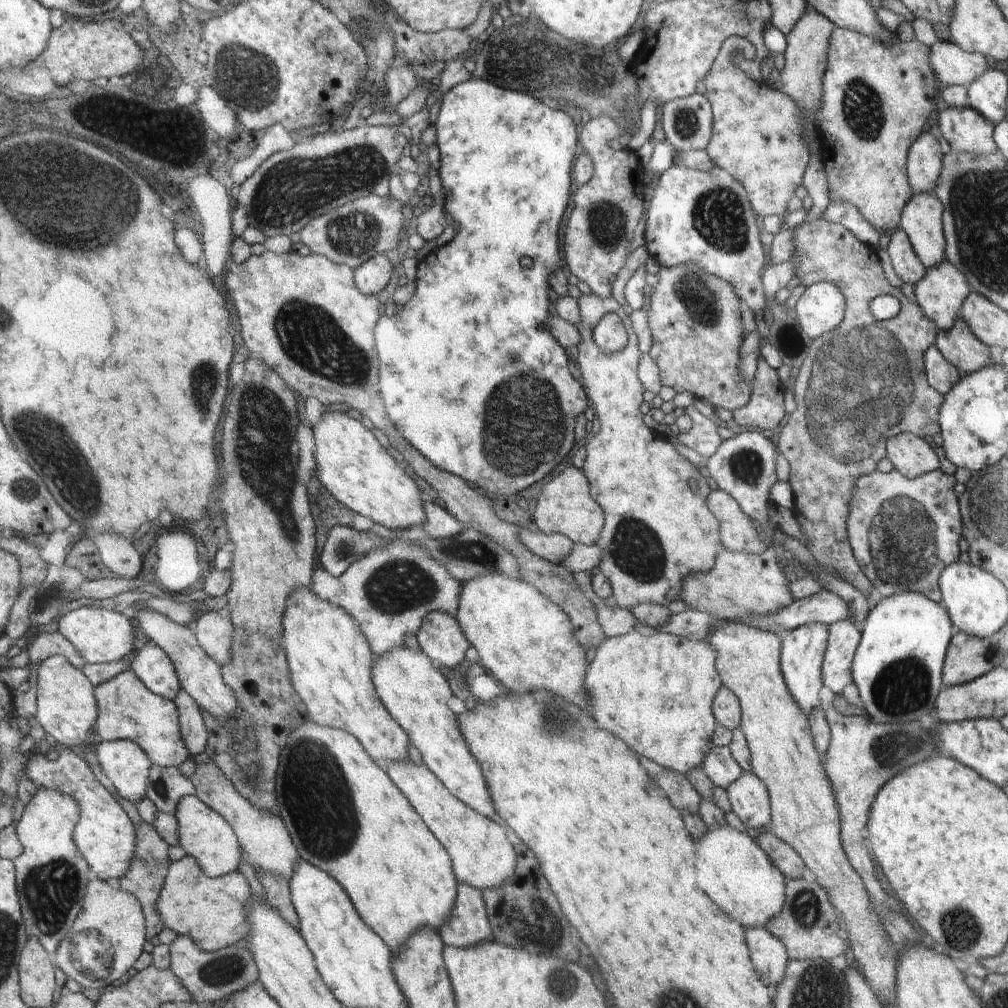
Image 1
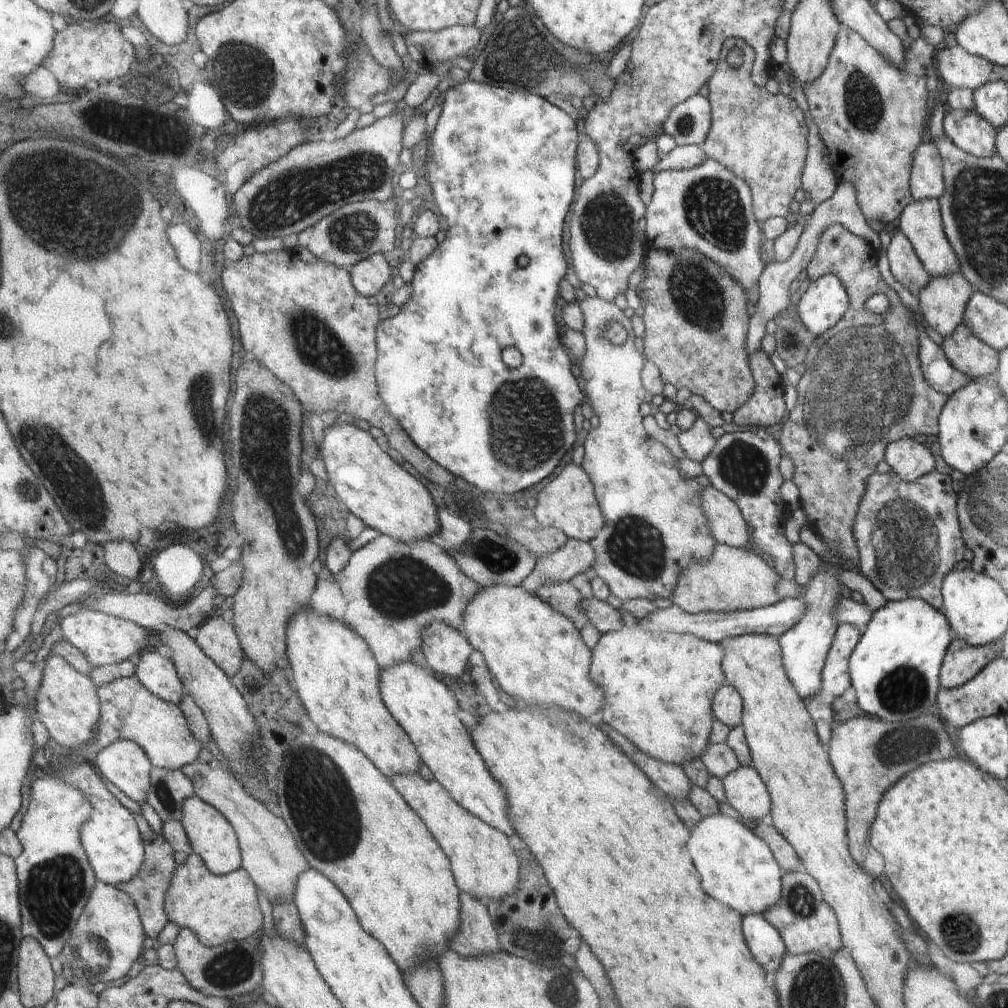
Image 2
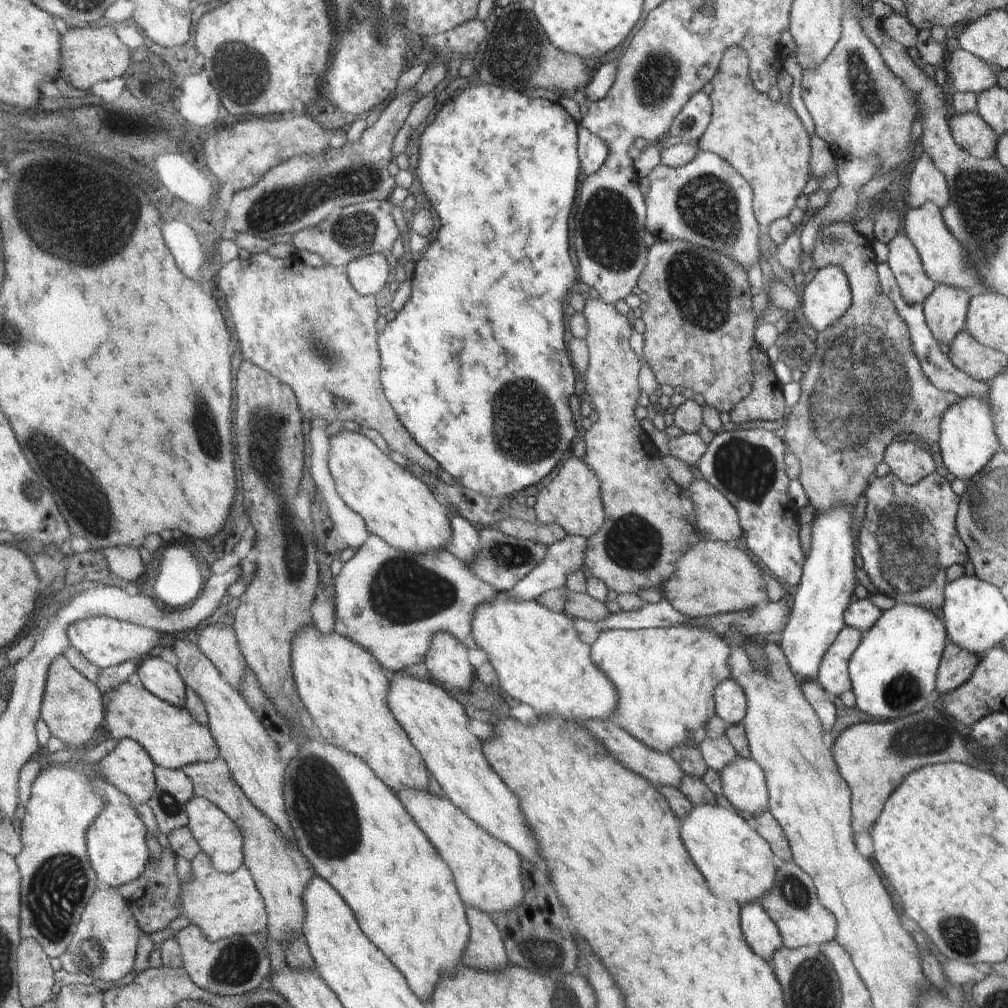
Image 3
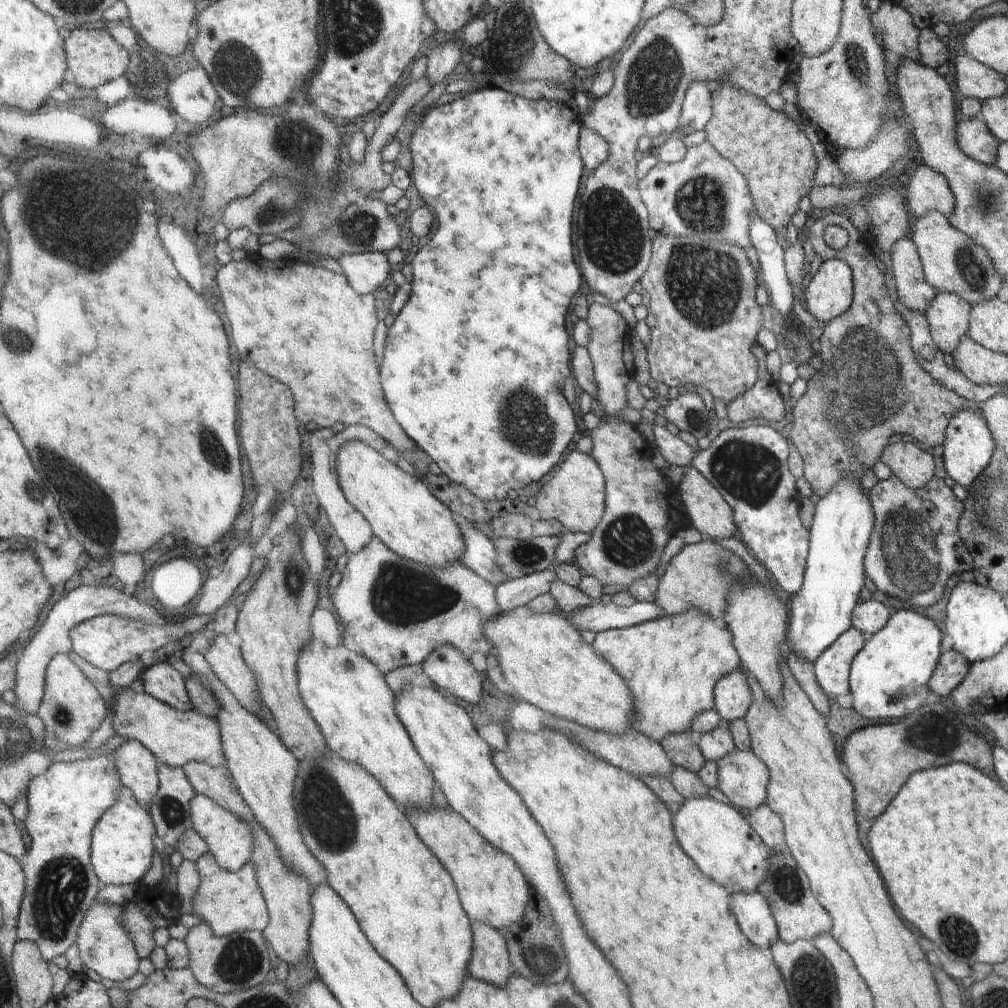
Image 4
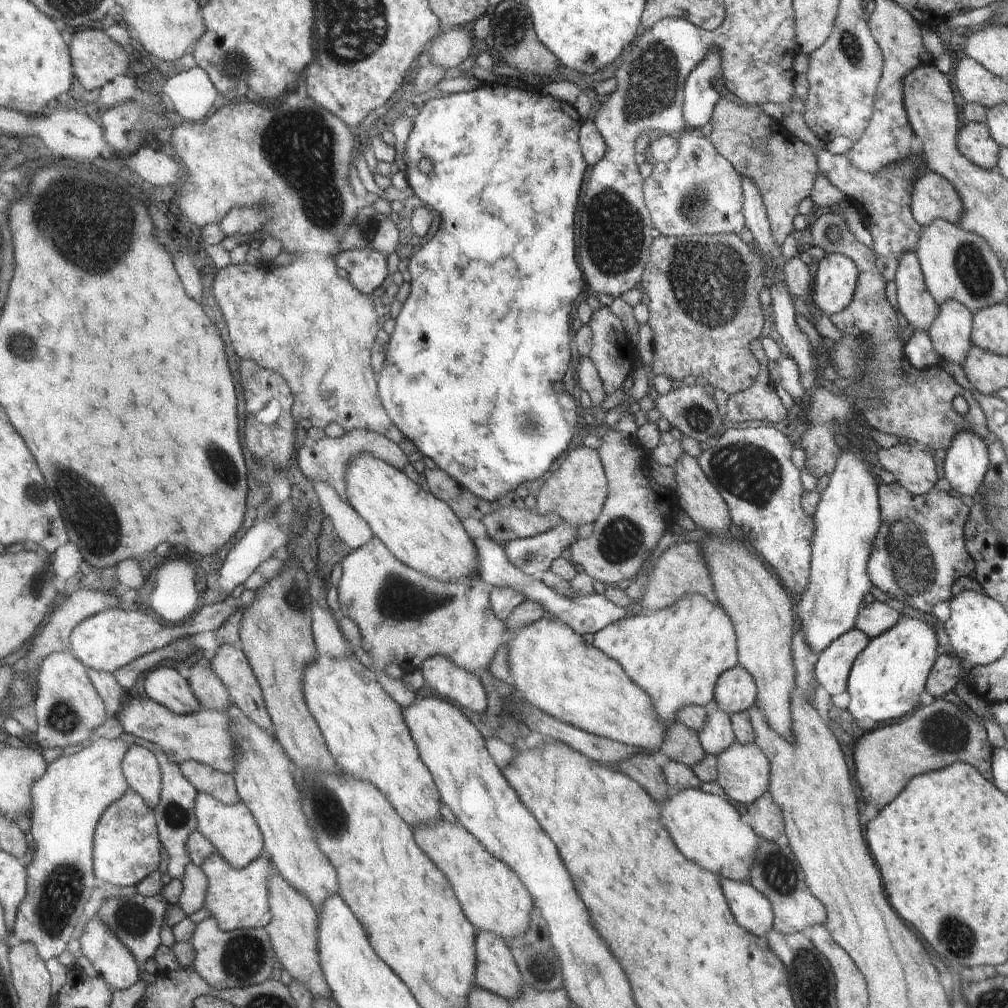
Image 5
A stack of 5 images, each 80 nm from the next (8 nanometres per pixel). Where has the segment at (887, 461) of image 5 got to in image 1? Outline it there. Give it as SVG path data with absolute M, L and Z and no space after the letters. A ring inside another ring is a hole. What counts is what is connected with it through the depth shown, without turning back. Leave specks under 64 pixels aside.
M908 431L889 440L888 458L896 470L910 478L938 469L938 456L934 450L924 438Z

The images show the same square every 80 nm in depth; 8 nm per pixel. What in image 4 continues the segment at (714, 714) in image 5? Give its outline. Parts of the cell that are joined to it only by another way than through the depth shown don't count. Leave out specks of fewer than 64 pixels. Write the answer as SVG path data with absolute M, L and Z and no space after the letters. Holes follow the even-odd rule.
M724 720L711 732L697 737L700 752L706 761L718 762L721 758L736 750L731 736L730 723Z

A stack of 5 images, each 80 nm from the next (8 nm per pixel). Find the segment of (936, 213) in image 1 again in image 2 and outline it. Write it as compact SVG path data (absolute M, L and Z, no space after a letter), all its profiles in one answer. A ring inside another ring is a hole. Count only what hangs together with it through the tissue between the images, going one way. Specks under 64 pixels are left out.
M922 199L914 201L902 212L899 230L912 241L922 264L929 271L929 276L960 275L962 264L956 254L948 236L946 236L944 219L941 216L940 201L936 199Z

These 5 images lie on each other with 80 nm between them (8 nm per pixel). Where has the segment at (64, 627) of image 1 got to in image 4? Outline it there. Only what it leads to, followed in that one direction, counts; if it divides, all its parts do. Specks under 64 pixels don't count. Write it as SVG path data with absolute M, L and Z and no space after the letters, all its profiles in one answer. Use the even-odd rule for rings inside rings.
M100 615L87 621L82 621L69 630L71 638L71 650L80 655L90 664L105 670L115 672L124 662L138 662L138 658L148 650L156 652L160 646L166 646L168 642L177 640L179 643L187 642L212 617L190 616L184 619L182 624L148 624L142 619L126 619L118 615Z

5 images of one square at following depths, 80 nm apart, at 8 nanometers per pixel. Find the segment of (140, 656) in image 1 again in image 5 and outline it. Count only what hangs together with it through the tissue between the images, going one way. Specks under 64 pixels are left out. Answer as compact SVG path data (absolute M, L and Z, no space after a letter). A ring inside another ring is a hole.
M174 668L152 669L146 676L145 691L150 700L164 705L178 714L190 714L202 709L201 701L197 699L188 680L184 680Z

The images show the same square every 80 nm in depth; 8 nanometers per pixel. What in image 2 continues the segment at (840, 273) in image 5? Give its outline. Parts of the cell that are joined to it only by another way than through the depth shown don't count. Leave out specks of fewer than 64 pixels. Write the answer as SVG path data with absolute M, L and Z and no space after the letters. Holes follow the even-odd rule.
M827 274L812 281L794 308L812 336L833 327L849 308L849 295L837 276Z

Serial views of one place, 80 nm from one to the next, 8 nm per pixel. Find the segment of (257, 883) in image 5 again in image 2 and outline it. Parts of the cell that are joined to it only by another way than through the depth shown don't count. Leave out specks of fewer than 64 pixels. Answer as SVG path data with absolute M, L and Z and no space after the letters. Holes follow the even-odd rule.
M196 853L188 855L181 865L177 865L165 908L170 922L193 930L201 944L210 947L253 938L263 924L256 886L246 869L240 867L228 875L214 874Z

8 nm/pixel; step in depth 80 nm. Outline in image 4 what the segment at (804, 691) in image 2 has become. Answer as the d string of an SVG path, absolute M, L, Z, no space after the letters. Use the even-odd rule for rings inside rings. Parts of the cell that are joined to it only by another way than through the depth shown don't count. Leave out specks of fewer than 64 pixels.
M840 481L835 484L815 506L813 524L809 529L809 562L805 572L805 584L792 598L792 606L788 613L788 634L784 642L789 645L787 648L809 663L813 663L824 654L852 626L853 612L860 590L864 586L862 560L865 560L875 520L870 496L868 492L864 496L860 484L856 481Z

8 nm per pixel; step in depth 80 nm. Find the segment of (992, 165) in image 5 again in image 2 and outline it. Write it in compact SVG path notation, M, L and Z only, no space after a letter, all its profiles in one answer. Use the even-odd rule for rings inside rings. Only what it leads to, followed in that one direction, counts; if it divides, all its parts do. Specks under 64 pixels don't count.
M950 109L945 112L943 128L945 136L965 153L976 157L997 154L995 147L997 130L975 110Z

